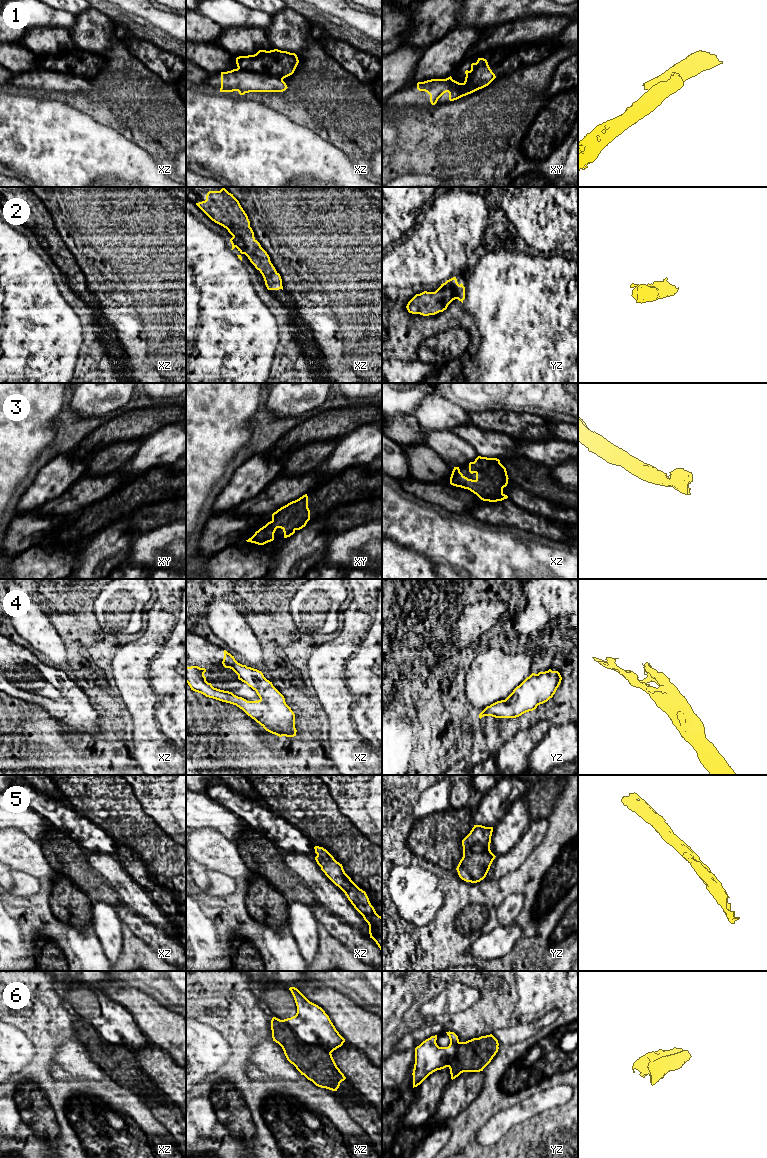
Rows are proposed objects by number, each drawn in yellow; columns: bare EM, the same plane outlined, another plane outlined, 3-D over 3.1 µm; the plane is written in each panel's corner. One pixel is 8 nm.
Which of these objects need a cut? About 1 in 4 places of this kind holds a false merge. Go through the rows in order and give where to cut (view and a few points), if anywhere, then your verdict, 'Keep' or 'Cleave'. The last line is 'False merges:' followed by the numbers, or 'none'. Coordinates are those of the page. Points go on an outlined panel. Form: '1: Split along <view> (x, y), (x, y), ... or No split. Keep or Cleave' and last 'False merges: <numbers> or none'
1: Split along xz (238, 67), (279, 76), (282, 79). Cleave
2: No split. Keep
3: No split. Keep
4: No split. Keep
5: No split. Keep
6: Split along xz (282, 1020), (302, 1040), (317, 1042), (331, 1052). Cleave
False merges: 1, 6

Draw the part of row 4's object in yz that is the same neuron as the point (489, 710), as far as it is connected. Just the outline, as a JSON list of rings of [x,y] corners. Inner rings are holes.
[[[551,669],[538,674],[532,673],[505,700],[487,706],[479,714],[479,718],[516,718],[533,711],[553,697],[561,680],[560,673]]]

